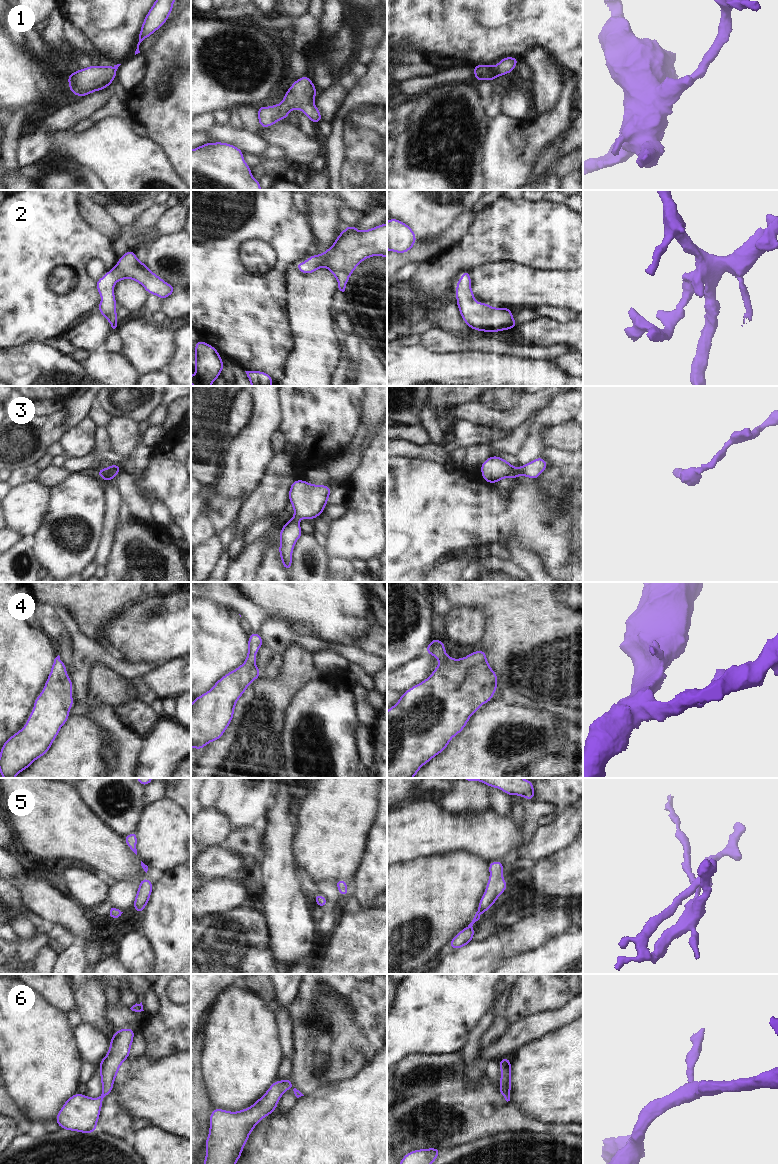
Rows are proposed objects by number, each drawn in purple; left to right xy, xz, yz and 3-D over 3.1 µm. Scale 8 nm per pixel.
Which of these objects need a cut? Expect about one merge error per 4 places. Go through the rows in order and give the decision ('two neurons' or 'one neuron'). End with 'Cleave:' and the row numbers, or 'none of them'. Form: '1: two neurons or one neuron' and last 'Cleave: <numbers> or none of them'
1: one neuron
2: one neuron
3: one neuron
4: one neuron
5: one neuron
6: one neuron
Cleave: none of them

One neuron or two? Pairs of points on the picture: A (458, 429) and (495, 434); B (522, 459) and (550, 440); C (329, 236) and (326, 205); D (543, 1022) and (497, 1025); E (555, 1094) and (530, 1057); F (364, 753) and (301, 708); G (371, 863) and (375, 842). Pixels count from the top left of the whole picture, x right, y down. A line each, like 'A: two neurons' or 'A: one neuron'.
A: one neuron
B: two neurons
C: one neuron
D: two neurons
E: one neuron
F: two neurons
G: one neuron

